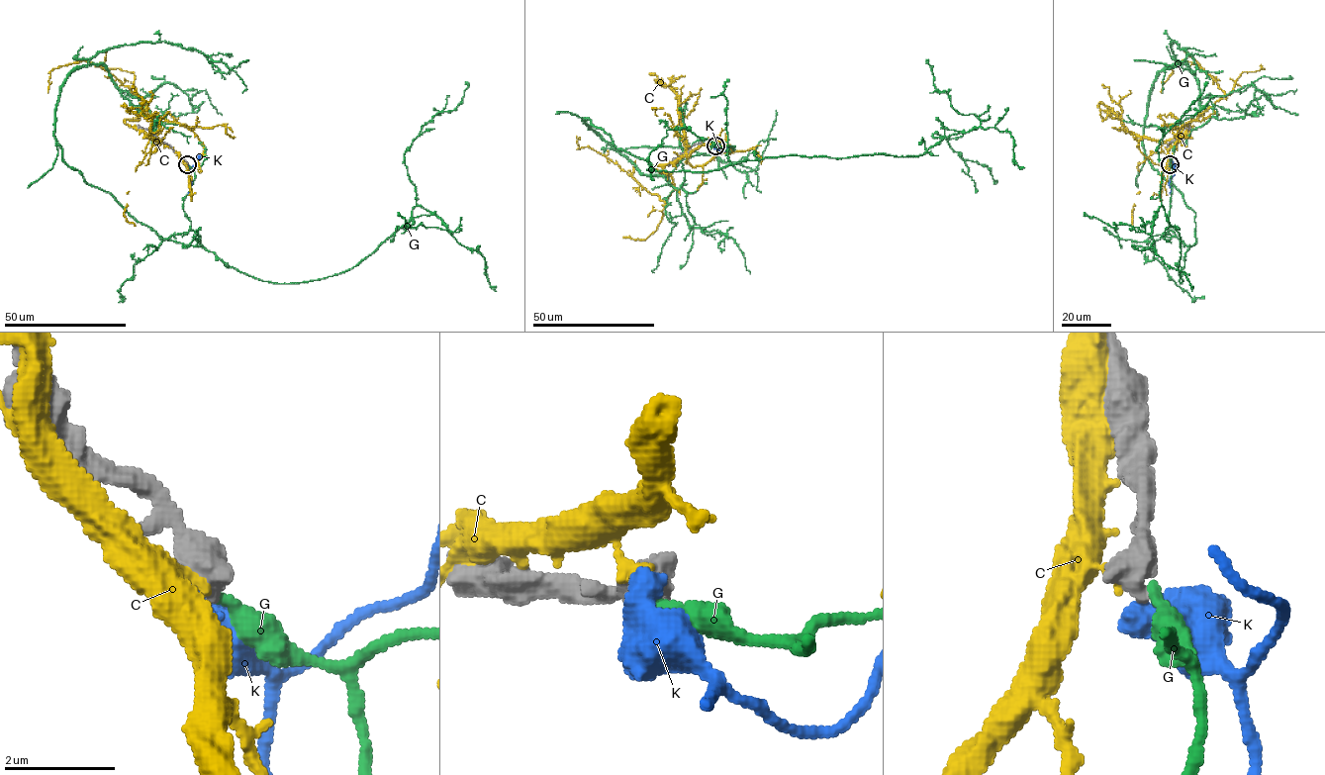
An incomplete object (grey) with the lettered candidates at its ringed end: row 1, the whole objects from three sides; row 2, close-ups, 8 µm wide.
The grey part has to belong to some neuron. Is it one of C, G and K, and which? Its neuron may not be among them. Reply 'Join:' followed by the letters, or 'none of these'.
Join: G

